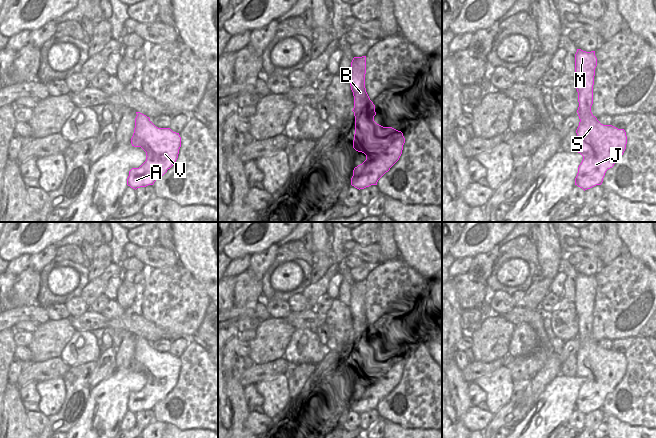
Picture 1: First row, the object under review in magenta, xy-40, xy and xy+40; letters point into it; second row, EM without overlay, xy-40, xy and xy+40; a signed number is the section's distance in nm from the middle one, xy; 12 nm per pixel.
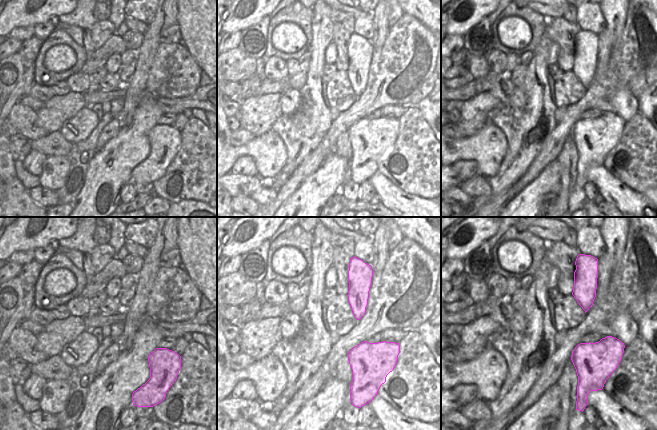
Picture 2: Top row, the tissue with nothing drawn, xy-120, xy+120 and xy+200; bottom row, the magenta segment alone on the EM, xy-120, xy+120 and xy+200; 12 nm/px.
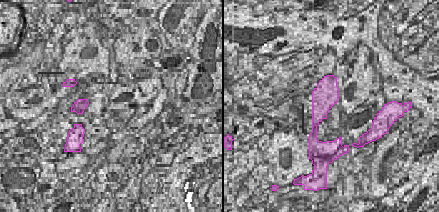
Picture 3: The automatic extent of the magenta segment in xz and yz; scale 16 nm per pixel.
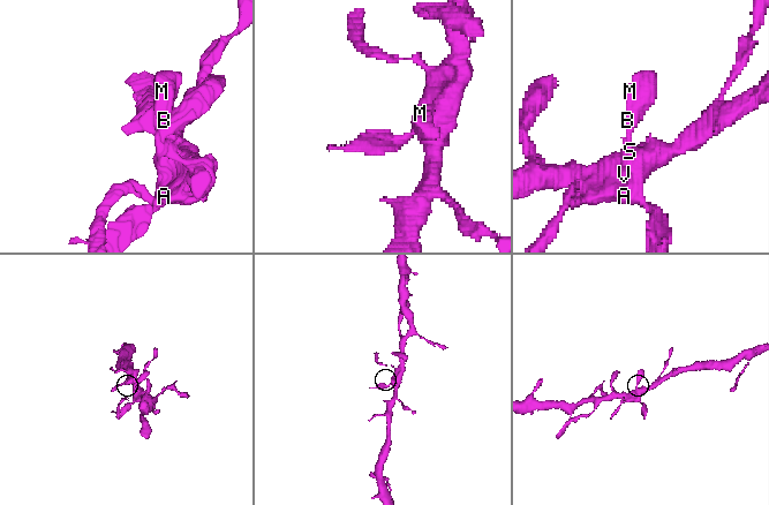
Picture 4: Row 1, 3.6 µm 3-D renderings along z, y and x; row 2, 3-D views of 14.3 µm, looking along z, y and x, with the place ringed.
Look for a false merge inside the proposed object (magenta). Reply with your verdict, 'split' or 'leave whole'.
leave whole

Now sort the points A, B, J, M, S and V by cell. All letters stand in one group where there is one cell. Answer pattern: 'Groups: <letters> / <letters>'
Groups: A B J M S V

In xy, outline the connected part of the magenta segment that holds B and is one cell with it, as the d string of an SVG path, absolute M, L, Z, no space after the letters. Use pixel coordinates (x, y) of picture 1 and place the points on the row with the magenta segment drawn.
M366 56L354 57L351 62L350 86L354 96L355 134L353 148L366 155L366 160L354 168L351 185L364 189L377 185L378 180L399 160L405 138L401 131L392 127L383 127L374 121L375 105L370 100L365 88Z

